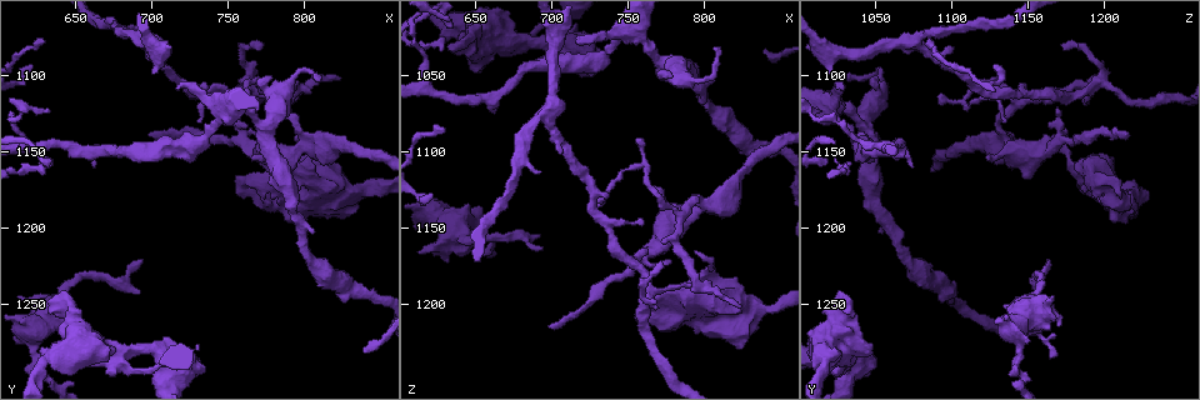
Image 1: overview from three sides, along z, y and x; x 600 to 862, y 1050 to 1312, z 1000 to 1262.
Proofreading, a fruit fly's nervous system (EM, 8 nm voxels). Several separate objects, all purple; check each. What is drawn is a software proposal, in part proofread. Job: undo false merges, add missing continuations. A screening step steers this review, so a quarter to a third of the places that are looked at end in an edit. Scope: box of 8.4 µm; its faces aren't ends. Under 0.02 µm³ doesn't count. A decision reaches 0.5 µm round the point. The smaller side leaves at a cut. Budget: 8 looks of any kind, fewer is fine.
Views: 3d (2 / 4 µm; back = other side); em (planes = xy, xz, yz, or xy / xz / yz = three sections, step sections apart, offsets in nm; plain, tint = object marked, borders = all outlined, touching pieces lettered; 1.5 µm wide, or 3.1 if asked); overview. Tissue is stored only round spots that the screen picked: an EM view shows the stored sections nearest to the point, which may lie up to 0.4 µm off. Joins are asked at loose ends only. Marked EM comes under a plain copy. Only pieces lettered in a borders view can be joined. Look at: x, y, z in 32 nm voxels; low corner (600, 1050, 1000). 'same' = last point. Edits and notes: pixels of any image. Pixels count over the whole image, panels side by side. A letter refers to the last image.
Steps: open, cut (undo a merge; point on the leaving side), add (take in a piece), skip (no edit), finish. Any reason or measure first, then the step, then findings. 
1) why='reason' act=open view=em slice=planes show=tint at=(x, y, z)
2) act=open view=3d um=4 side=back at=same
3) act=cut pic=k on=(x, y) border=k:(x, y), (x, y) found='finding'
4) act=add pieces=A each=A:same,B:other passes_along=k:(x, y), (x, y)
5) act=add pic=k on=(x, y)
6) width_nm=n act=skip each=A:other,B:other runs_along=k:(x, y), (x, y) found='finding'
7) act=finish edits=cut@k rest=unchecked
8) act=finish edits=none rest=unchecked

why='calibre changes' act=open view=3d um=4 at=(756, 1120, 1024)

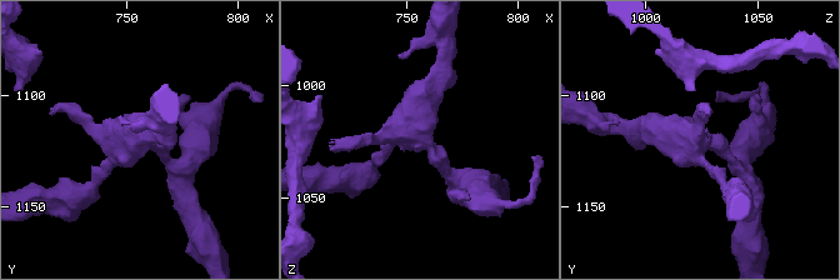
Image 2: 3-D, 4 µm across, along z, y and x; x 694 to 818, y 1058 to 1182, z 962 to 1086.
why='shape alone is not enough' act=open view=em slice=xy step=4 show=tint at=(758, 1118, 1025)

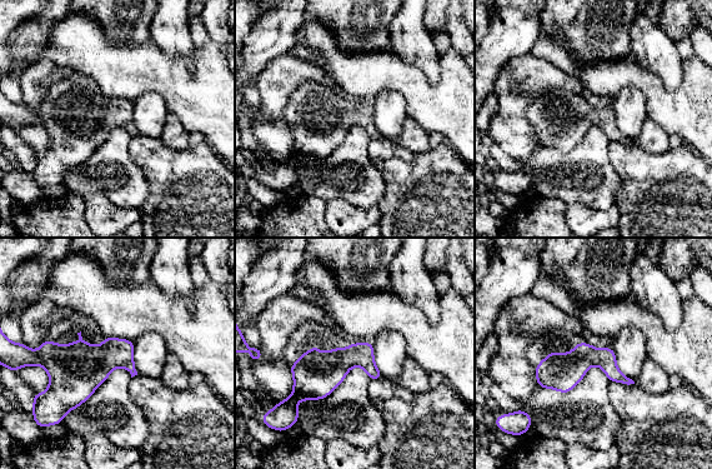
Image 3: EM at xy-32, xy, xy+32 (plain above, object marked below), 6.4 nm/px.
act=open view=em slice=planes show=borders at=same

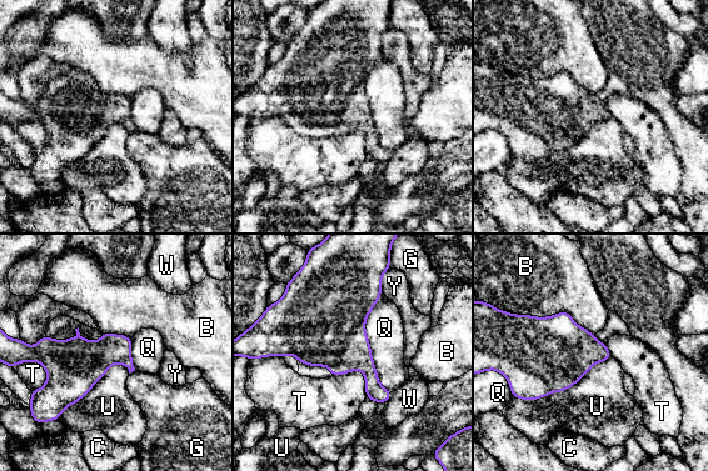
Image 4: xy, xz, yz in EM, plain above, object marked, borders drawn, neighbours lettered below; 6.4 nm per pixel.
width_nm=260 act=skip each=B:other,C:other,G:other,Q:other,T:other,U:other,W:other,Y:other border=4:(611, 356), (564, 390), (518, 399) found='continuous, no second neuron'

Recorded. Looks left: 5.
why='thin end' act=open view=em slice=planes show=borders at=(822, 1100, 1202)

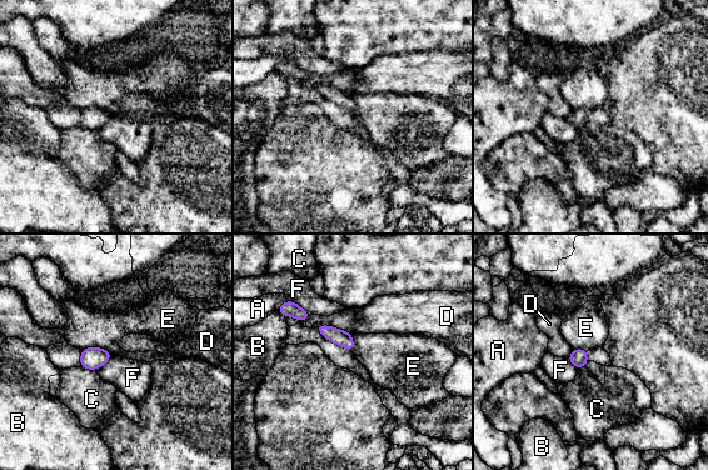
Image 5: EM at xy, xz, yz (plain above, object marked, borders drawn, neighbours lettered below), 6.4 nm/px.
act=skip each=A:other,B:other,C:other,D:other,E:other,F:other border=5:(81, 349), (101, 348), (113, 354) found='no lettered piece goes on from it'

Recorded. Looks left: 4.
why='branch stops here' act=open view=em slice=xz step=4 show=borders at=(698, 1140, 1214)

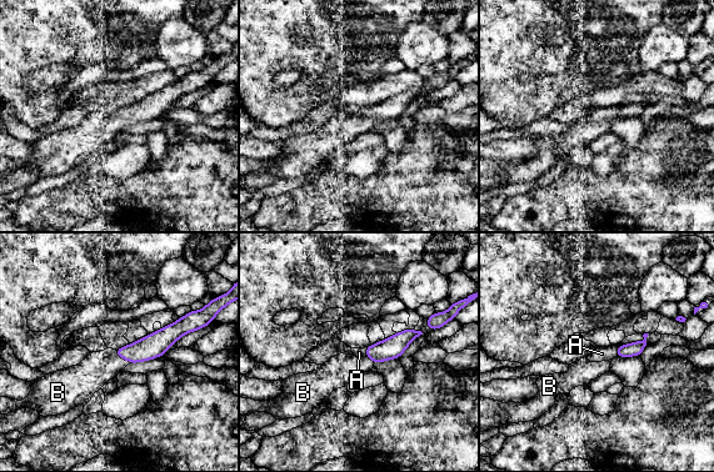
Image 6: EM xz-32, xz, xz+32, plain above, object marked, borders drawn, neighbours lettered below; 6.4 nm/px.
act=open view=em slice=planes show=borders at=same

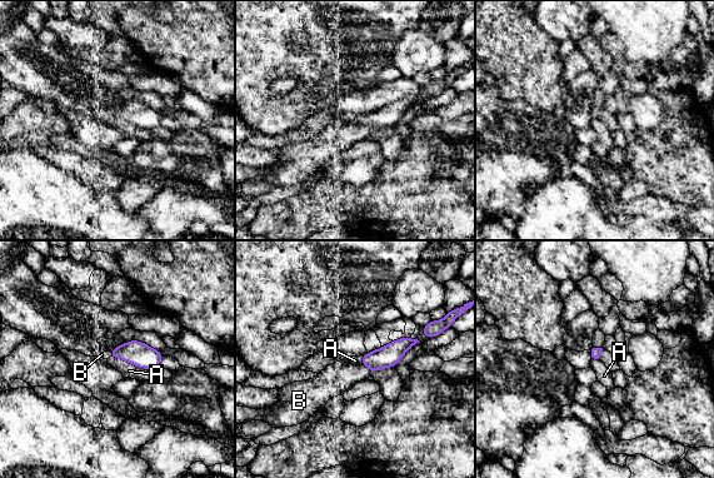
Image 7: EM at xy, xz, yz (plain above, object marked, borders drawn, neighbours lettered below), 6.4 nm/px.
act=add pic=7 on=(609, 359) each=A:other,B:same found='the neuron continues'

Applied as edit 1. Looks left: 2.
act=finish edits=add@7 rest=unchecked

